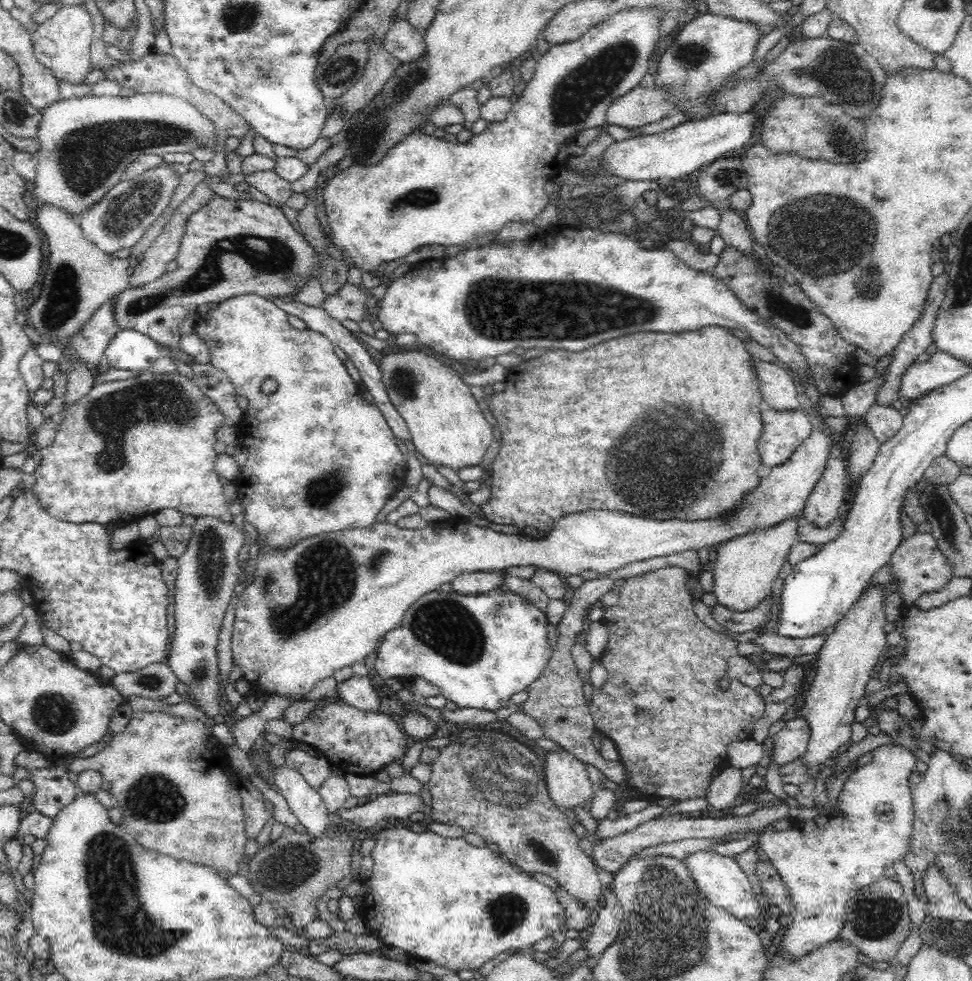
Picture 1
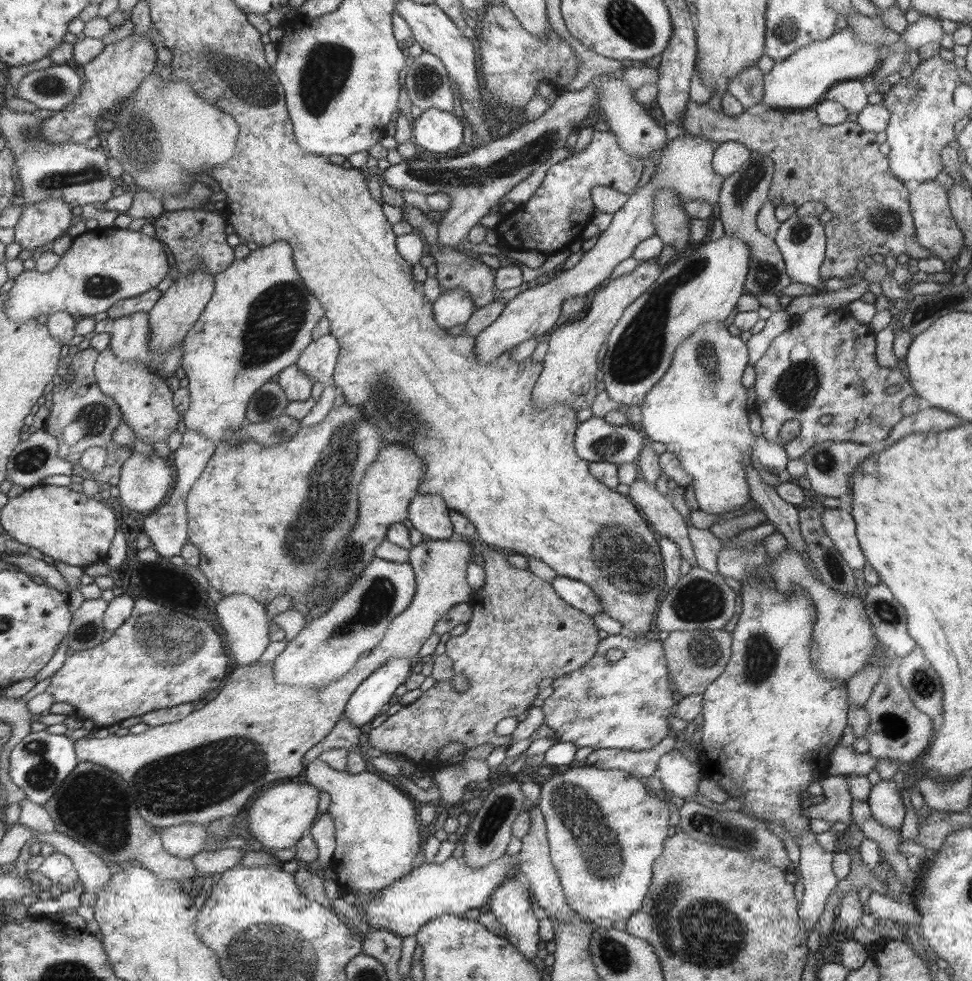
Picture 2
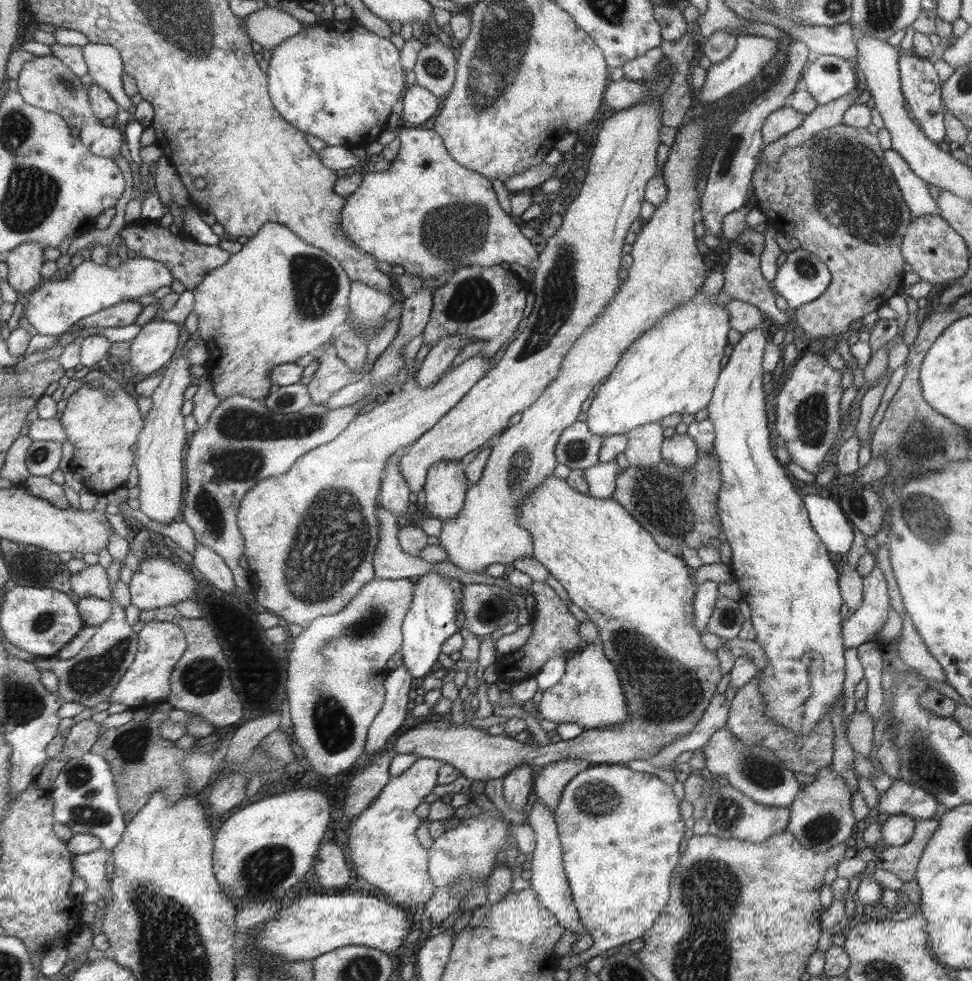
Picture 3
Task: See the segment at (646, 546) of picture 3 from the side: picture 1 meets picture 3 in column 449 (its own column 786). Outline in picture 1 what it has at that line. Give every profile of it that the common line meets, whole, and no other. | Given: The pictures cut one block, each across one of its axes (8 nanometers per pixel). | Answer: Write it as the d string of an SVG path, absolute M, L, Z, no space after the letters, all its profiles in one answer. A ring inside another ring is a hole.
M796 717L785 722L785 726L775 735L772 760L780 767L796 761L807 749L811 733L806 717Z

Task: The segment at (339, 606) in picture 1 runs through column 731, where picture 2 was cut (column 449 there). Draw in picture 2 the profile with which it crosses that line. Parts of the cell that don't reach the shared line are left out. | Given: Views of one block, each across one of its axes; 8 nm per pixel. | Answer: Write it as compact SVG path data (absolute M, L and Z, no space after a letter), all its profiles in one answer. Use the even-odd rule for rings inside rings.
M420 495L411 502L408 519L413 528L431 540L446 541L454 537L450 508L440 495Z

